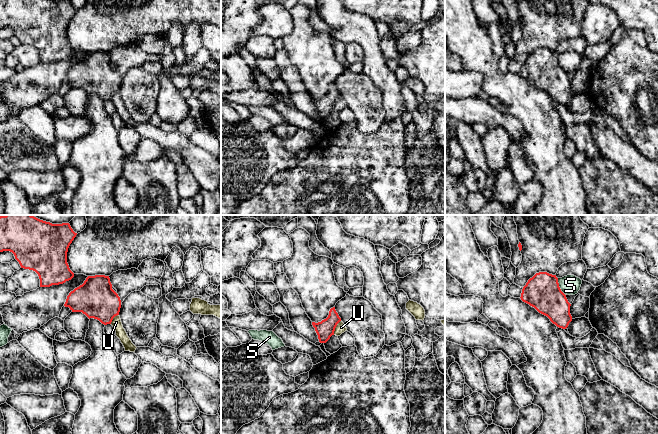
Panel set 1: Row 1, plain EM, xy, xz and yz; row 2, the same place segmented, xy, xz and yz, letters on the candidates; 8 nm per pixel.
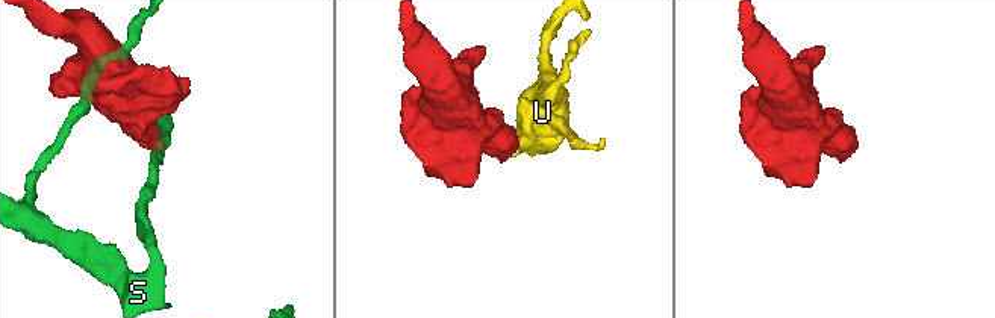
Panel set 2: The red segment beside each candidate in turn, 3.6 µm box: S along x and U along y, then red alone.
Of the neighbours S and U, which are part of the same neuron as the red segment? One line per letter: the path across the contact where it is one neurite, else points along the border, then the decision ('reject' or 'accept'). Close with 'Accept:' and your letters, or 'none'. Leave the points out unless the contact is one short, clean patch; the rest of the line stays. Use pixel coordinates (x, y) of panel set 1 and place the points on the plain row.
S: border along yz (557, 54), (559, 64), (565, 71); reject
U: border along xz (340, 96), (333, 110); reject
Accept: none

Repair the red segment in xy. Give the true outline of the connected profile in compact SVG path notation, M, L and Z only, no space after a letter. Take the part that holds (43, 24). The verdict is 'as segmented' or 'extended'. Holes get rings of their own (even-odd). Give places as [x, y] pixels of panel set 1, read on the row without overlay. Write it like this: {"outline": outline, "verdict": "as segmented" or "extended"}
{"outline": "M0 0L0 28L12 28L21 44L35 47L40 55L40 63L59 61L74 53L67 39L67 28L76 11L70 0Z", "verdict": "as segmented"}

